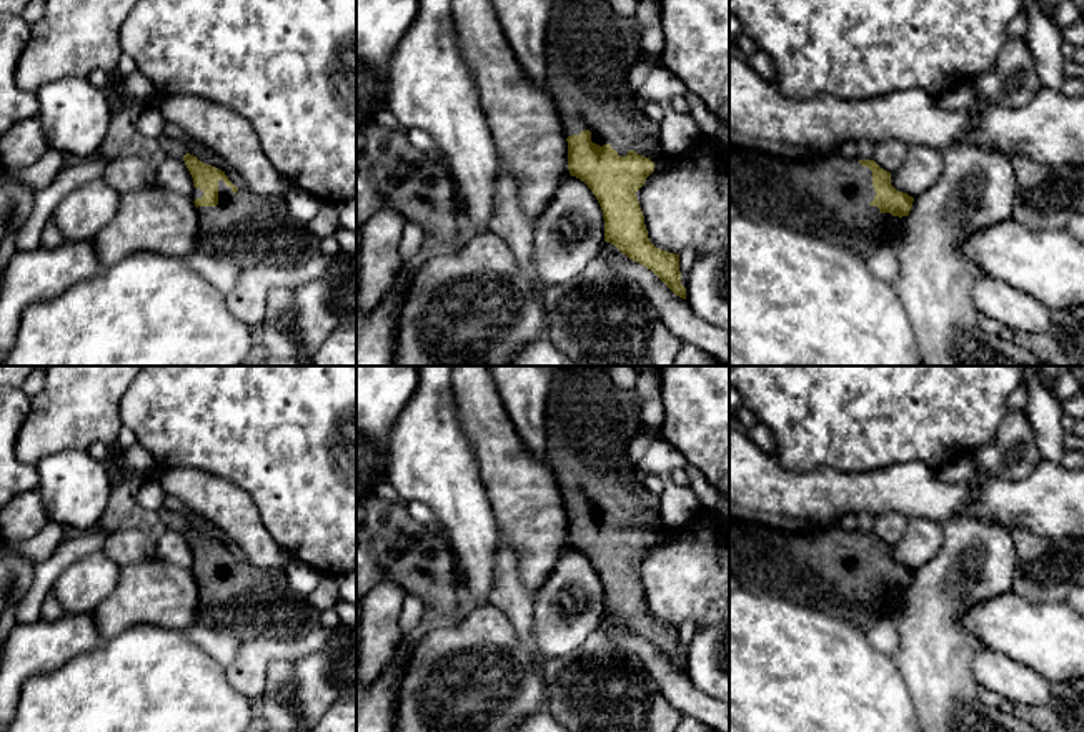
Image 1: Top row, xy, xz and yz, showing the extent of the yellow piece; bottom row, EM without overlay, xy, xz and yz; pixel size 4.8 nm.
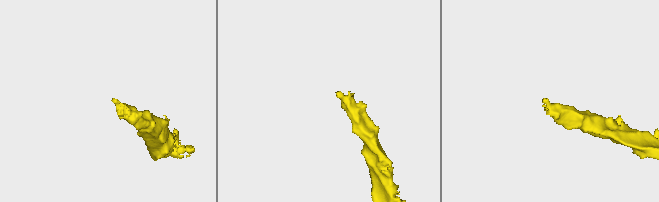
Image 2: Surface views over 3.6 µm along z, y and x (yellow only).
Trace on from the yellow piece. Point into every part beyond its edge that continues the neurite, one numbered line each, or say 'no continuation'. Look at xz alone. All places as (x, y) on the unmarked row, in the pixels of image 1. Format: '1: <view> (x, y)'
1: xz (590, 421)

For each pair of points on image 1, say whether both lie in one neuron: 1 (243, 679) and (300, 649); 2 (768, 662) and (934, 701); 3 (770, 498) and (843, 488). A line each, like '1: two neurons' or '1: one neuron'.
1: one neuron
2: two neurons
3: one neuron

